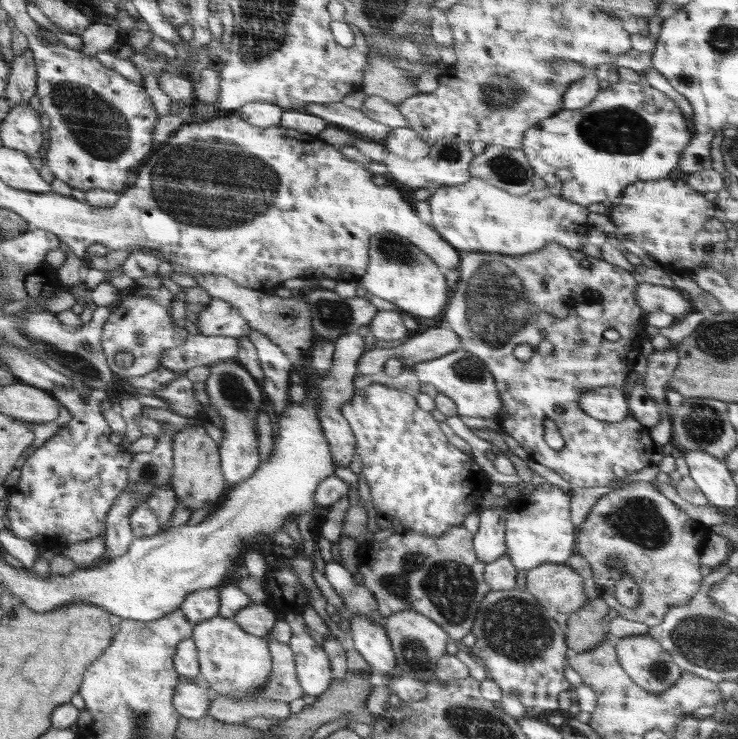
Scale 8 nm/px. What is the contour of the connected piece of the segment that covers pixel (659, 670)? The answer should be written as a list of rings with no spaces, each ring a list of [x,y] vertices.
[[[647,634],[621,638],[615,649],[632,682],[652,694],[667,691],[683,674],[662,645]]]

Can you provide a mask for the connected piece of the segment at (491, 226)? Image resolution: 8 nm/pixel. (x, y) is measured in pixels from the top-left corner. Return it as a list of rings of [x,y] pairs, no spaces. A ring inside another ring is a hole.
[[[471,177],[466,184],[438,187],[426,202],[431,208],[430,225],[458,251],[527,255],[544,248],[549,242],[578,249],[587,244],[586,235],[592,230],[592,226],[586,222],[589,213],[586,207],[566,202],[552,195],[547,188],[533,188],[523,196],[513,196],[479,178]]]

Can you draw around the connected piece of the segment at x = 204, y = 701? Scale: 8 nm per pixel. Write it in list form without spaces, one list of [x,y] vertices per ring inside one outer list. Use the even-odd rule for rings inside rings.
[[[188,683],[179,684],[171,699],[173,707],[182,717],[199,719],[208,715],[210,703],[218,695],[218,692],[208,687]]]

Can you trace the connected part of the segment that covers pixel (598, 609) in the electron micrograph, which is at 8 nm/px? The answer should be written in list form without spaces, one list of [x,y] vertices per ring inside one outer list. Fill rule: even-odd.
[[[600,596],[589,599],[582,608],[569,615],[565,641],[568,648],[584,652],[608,638],[605,616],[610,607]]]

